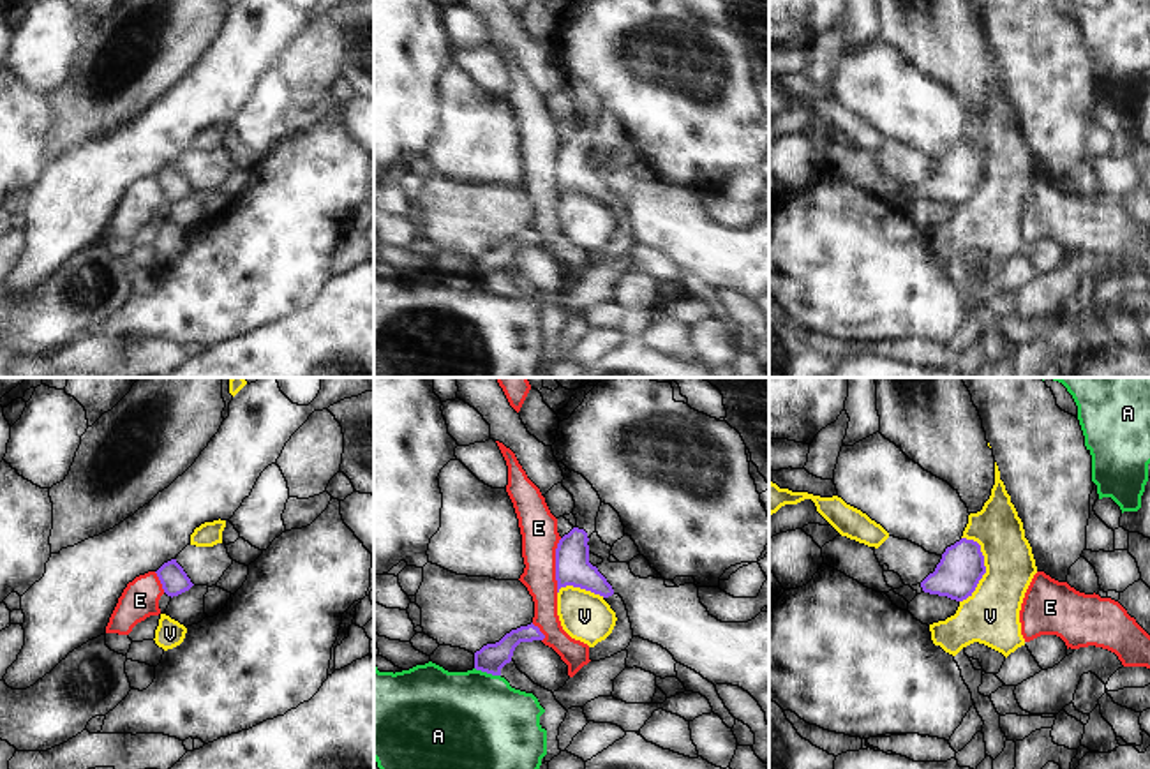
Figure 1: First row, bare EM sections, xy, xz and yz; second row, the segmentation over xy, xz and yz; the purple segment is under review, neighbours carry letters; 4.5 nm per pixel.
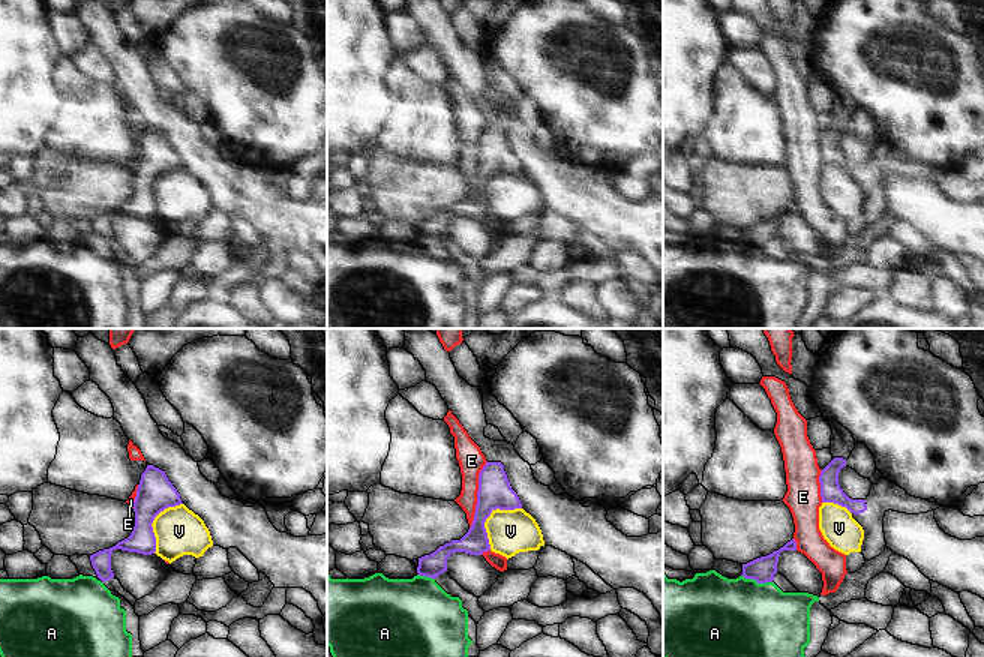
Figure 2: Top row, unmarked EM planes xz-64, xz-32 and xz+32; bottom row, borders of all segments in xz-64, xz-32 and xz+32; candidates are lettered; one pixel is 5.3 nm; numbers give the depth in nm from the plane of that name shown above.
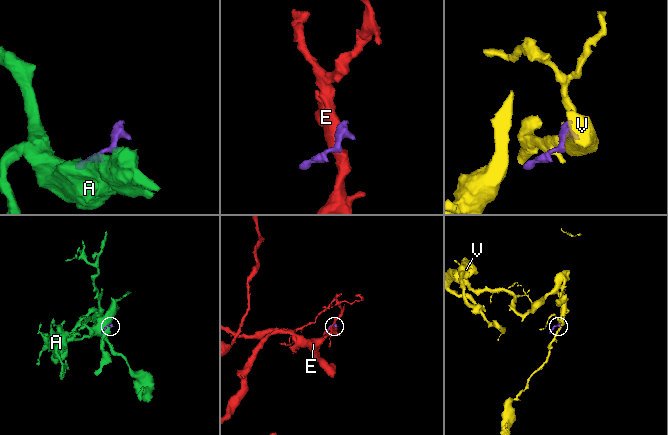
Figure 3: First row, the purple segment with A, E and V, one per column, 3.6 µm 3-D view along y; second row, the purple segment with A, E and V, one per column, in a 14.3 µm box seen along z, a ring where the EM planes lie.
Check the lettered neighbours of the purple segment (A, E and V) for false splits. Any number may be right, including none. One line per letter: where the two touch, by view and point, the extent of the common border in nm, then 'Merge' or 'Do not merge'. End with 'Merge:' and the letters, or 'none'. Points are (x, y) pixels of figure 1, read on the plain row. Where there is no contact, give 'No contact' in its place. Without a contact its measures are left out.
A: Touches purple at xz (487, 277). Shared border 130 nm. Do not merge
E: Touches purple at xz (556, 170). Shared border 240 nm. Do not merge
V: Touches purple at yz (985, 173). Shared border 300 nm. Do not merge
Merge: none

